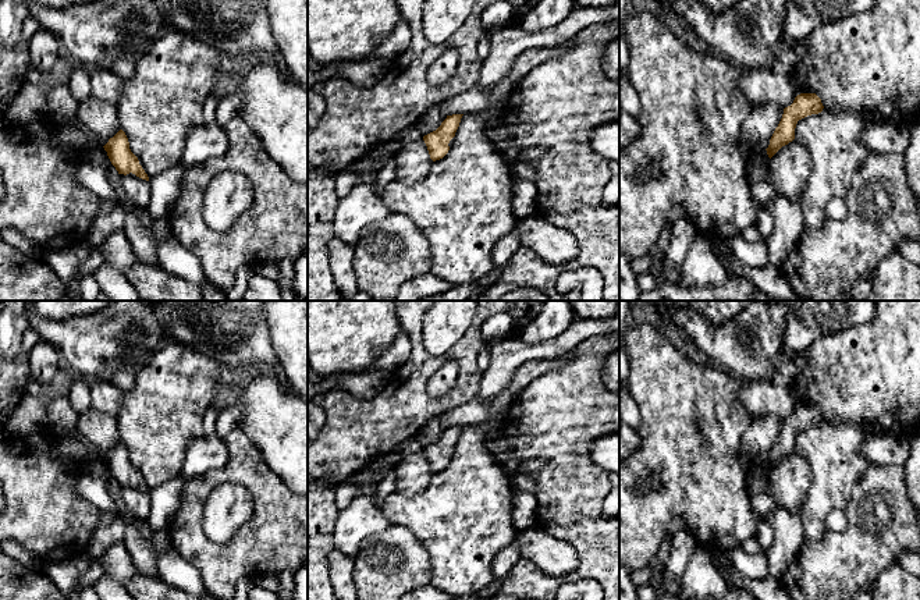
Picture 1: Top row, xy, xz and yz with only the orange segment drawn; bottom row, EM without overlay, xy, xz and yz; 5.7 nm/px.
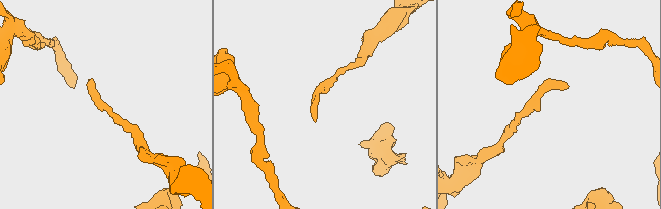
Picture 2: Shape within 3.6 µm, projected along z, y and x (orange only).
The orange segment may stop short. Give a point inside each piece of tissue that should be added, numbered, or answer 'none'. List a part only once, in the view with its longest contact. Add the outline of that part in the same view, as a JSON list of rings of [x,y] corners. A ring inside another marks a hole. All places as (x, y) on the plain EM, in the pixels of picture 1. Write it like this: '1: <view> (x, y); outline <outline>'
none

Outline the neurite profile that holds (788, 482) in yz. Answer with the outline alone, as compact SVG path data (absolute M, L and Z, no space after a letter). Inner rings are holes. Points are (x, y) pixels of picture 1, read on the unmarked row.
M793 451L770 471L767 487L777 507L800 512L807 496L809 482L809 464L800 454Z

